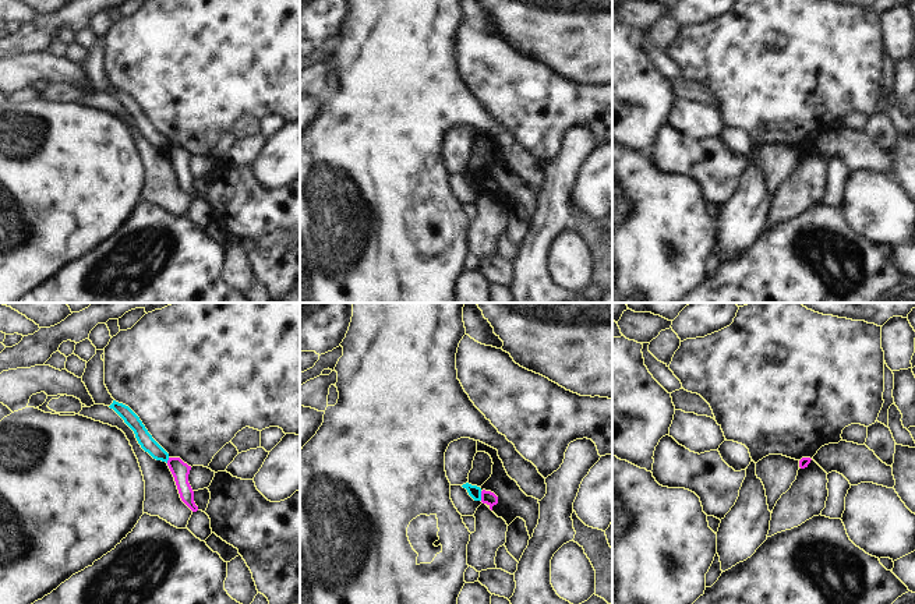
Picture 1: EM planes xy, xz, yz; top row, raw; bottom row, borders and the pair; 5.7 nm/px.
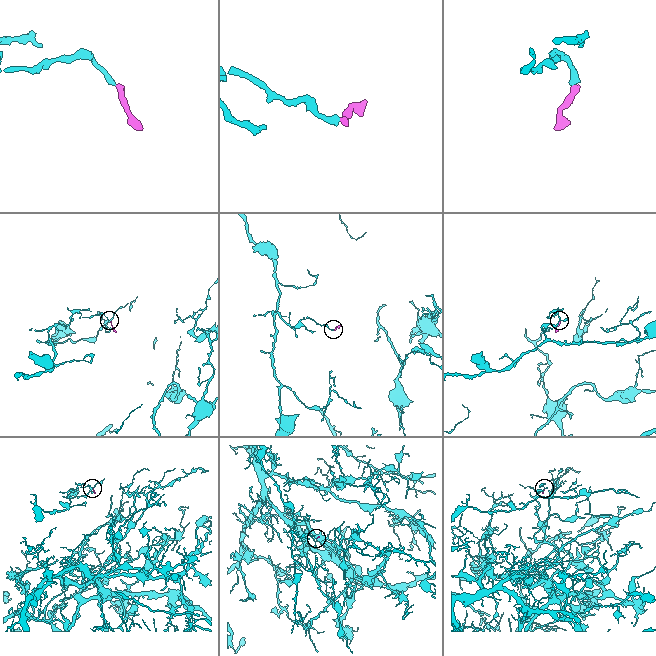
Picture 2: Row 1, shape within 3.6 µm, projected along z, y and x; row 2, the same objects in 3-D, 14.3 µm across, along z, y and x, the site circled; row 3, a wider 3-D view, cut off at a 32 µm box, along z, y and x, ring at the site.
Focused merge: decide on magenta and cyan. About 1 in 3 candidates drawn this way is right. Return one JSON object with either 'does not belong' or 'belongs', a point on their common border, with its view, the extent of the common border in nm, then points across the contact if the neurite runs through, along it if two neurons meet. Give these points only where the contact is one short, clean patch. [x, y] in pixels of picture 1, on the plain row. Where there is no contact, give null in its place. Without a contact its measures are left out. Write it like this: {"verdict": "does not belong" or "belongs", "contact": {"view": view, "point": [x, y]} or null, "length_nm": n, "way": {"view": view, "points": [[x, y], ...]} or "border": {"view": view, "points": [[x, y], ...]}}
{"verdict": "does not belong", "contact": {"view": "xz", "point": [481, 183]}, "length_nm": 60, "border": {"view": "xz", "points": [[480, 179], [481, 187]]}}

